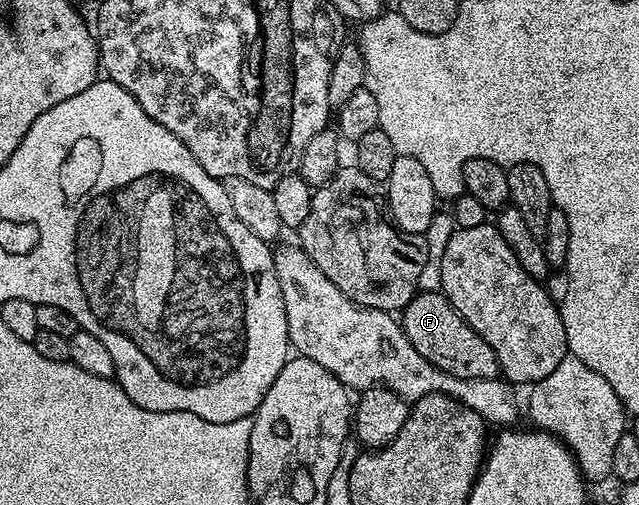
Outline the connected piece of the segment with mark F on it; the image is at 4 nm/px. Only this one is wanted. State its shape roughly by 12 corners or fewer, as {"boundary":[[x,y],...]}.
{"boundary":[[440,290],[403,308],[407,341],[443,373],[498,378],[495,349]]}

